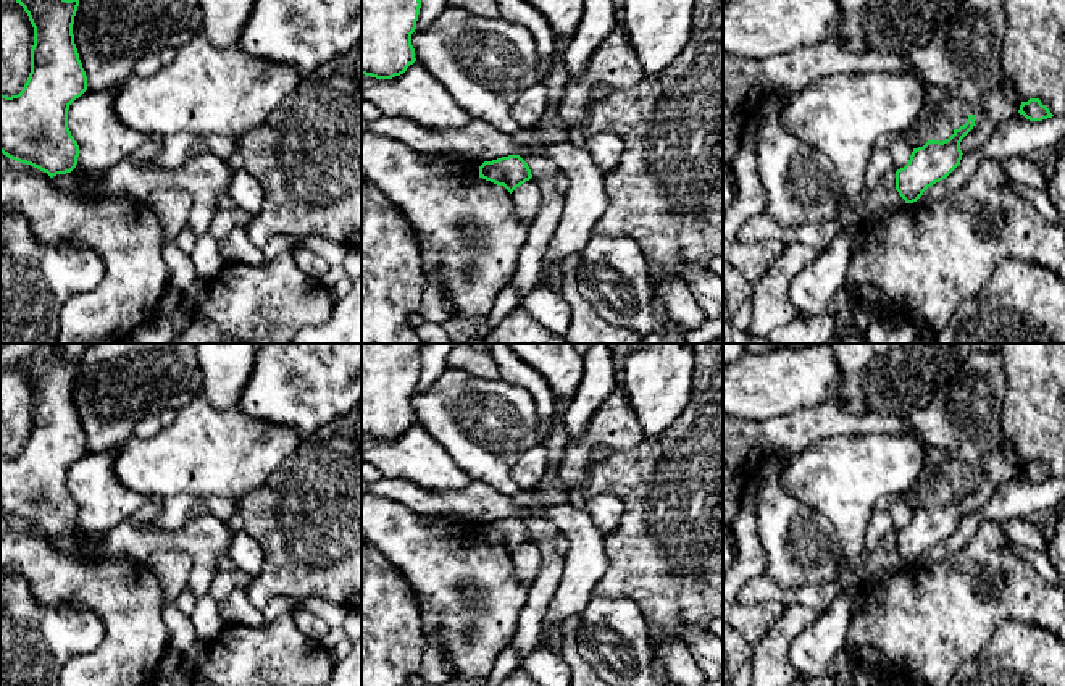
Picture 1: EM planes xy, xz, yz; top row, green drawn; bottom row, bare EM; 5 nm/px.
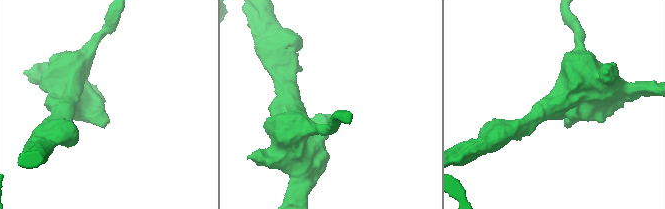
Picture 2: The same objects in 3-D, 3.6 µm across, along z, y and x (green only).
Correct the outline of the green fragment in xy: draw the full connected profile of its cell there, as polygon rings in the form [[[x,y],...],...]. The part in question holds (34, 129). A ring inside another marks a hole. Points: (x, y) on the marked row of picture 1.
[[[16,0],[34,27],[31,73],[18,95],[0,94],[0,152],[50,178],[71,173],[79,145],[68,128],[69,105],[87,90],[74,44],[79,0]]]

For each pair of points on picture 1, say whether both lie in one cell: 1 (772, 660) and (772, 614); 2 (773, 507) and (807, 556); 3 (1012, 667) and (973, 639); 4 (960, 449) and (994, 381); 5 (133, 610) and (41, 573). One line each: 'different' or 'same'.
1: different
2: same
3: different
4: same
5: same

